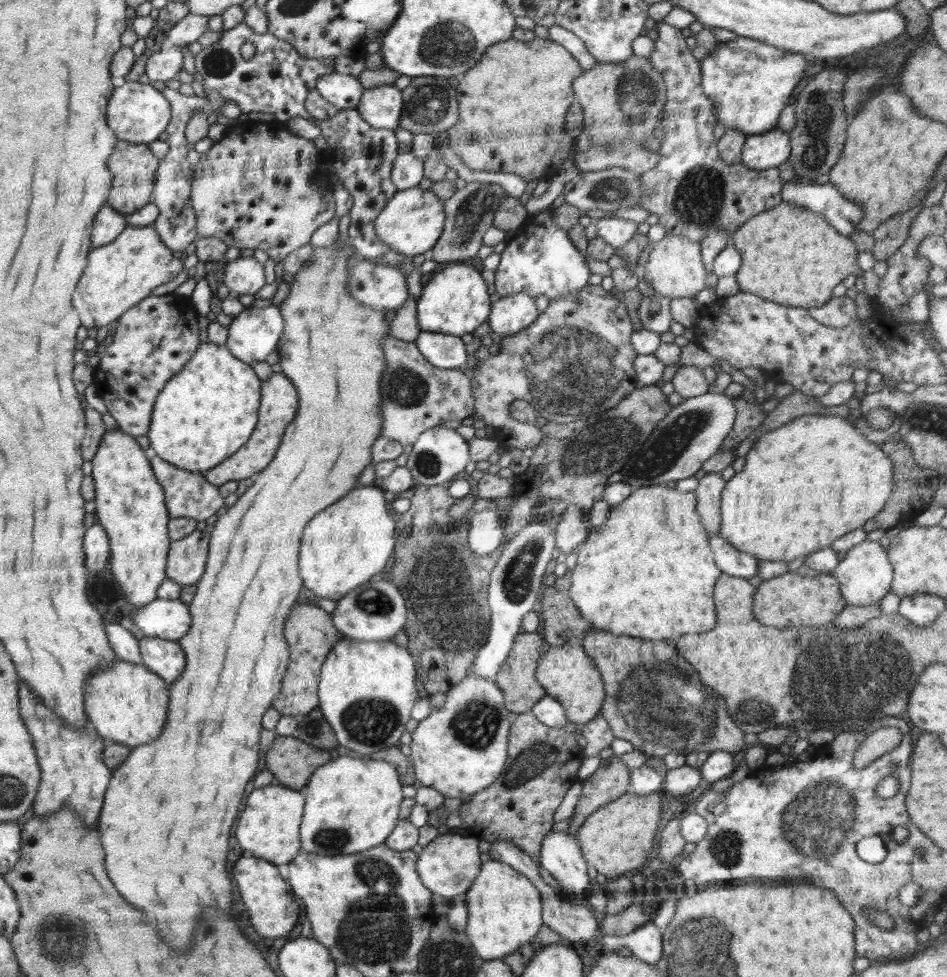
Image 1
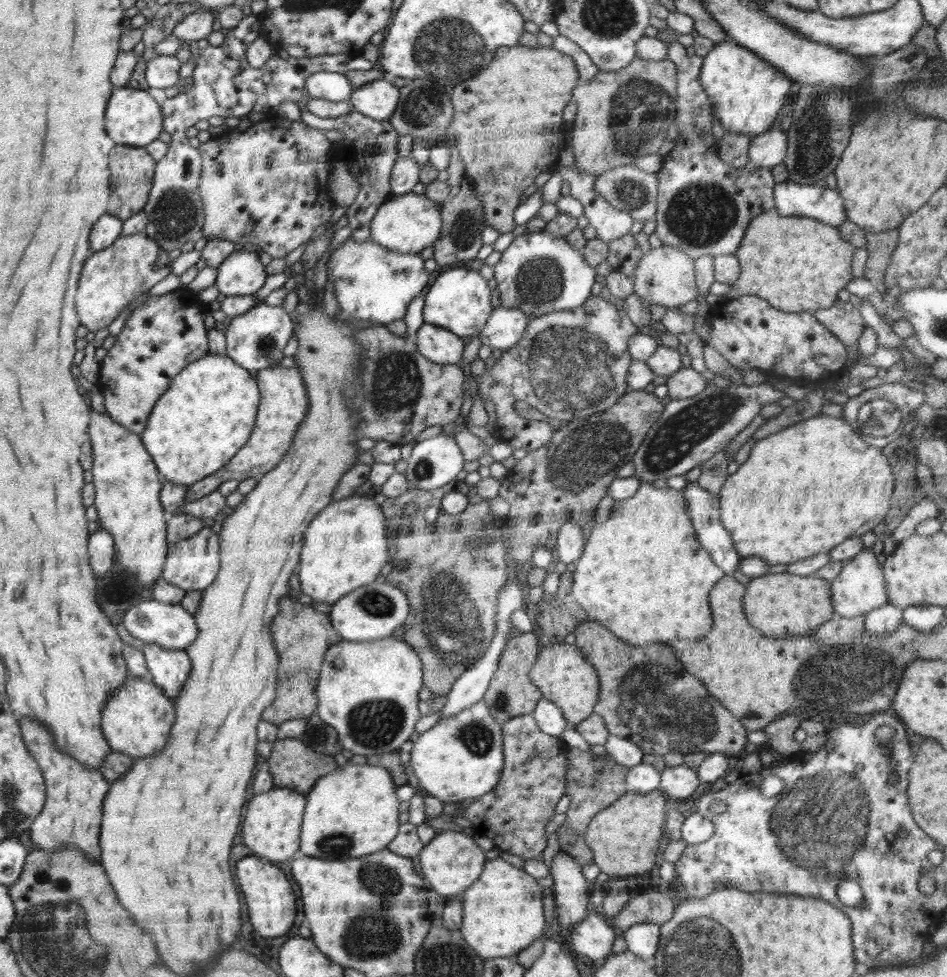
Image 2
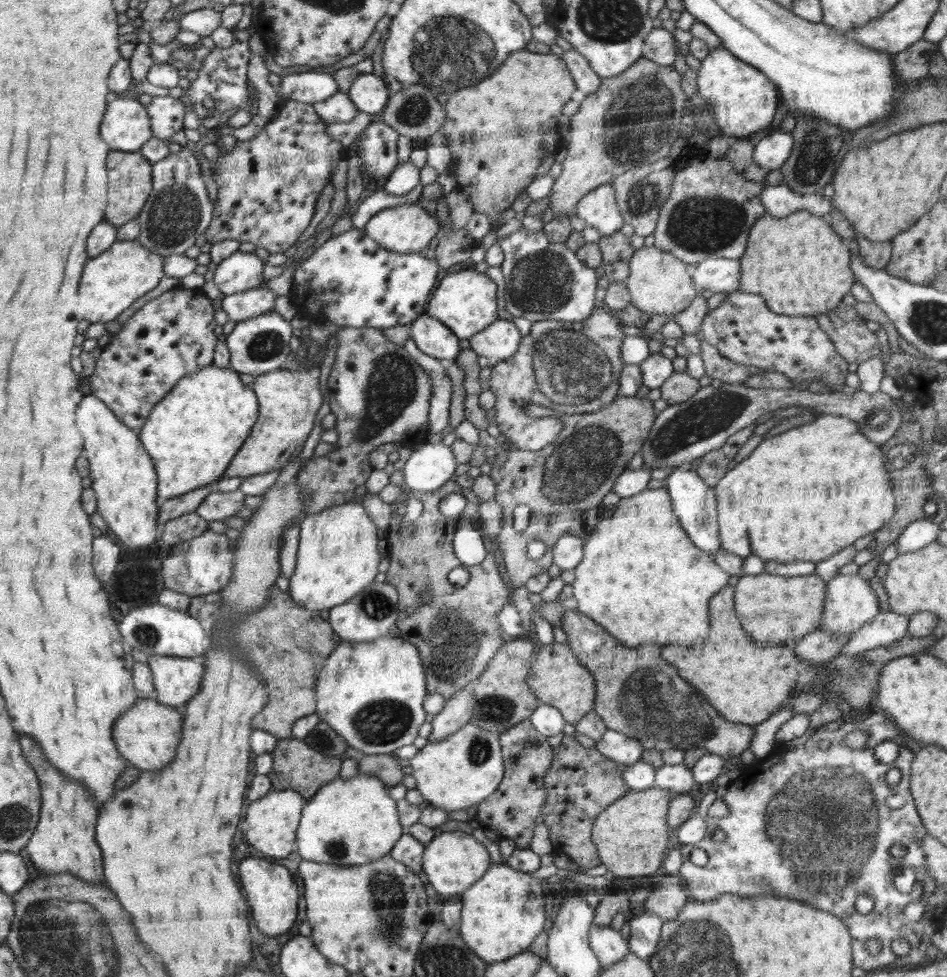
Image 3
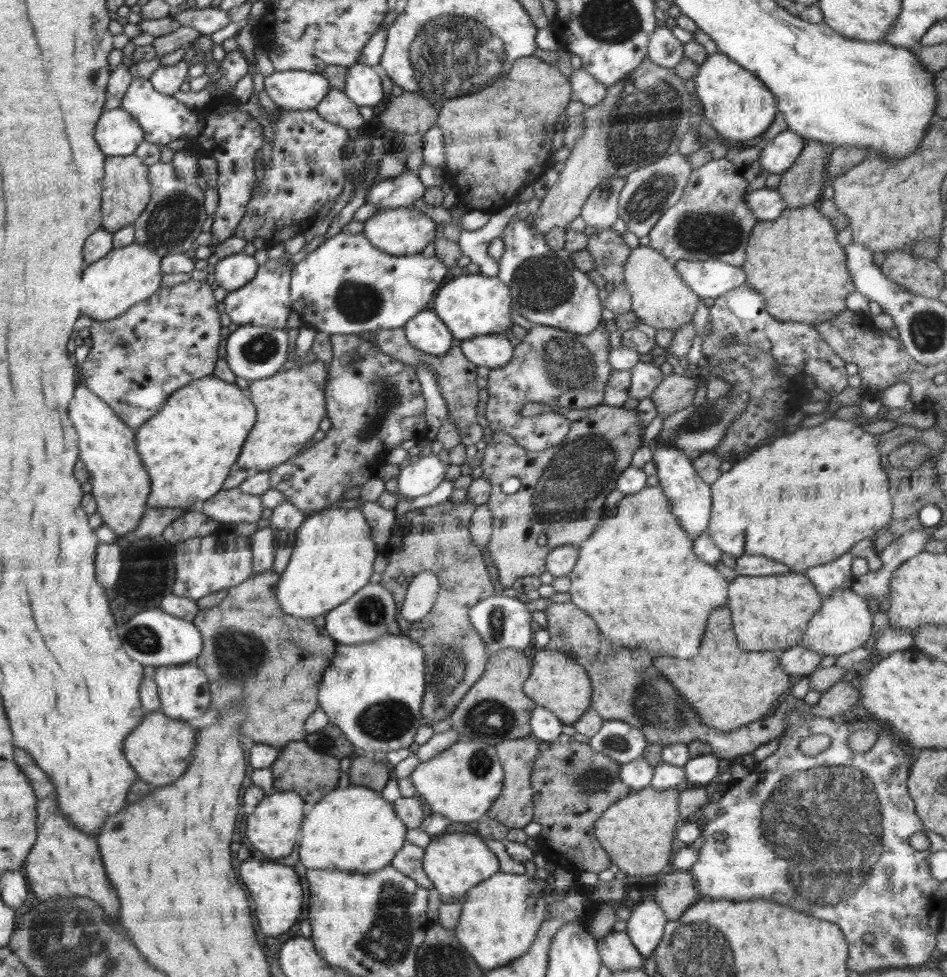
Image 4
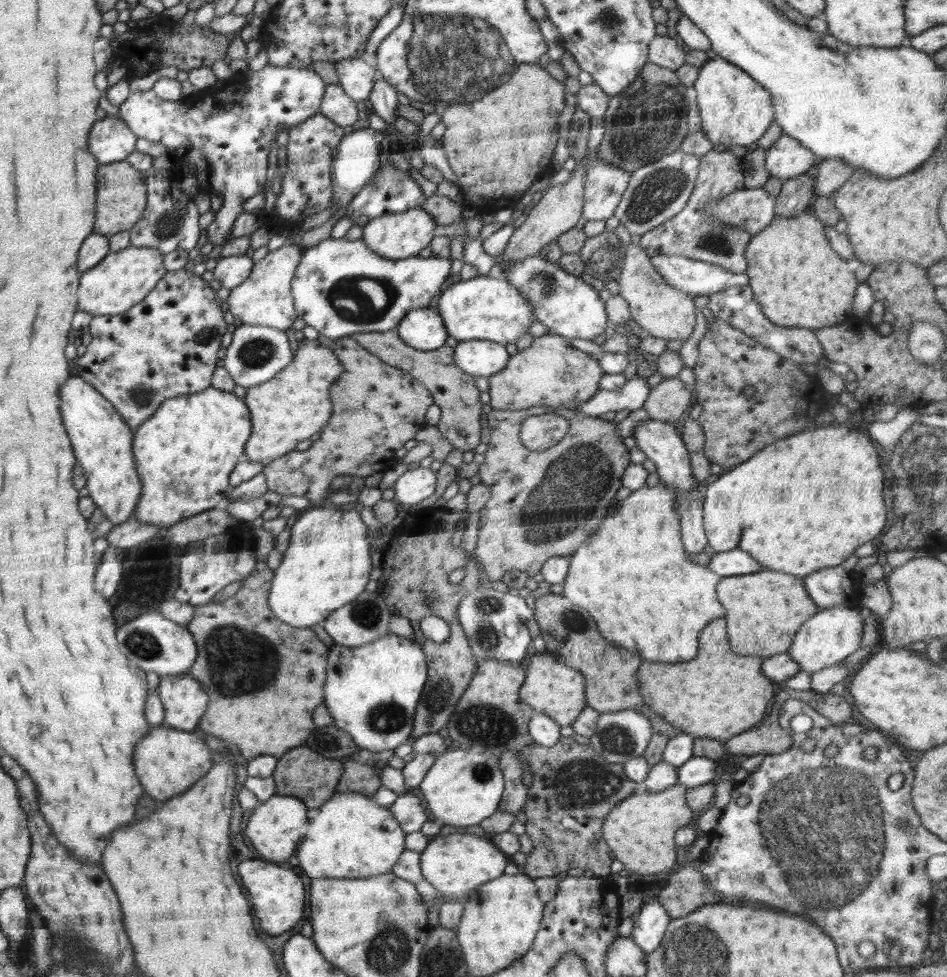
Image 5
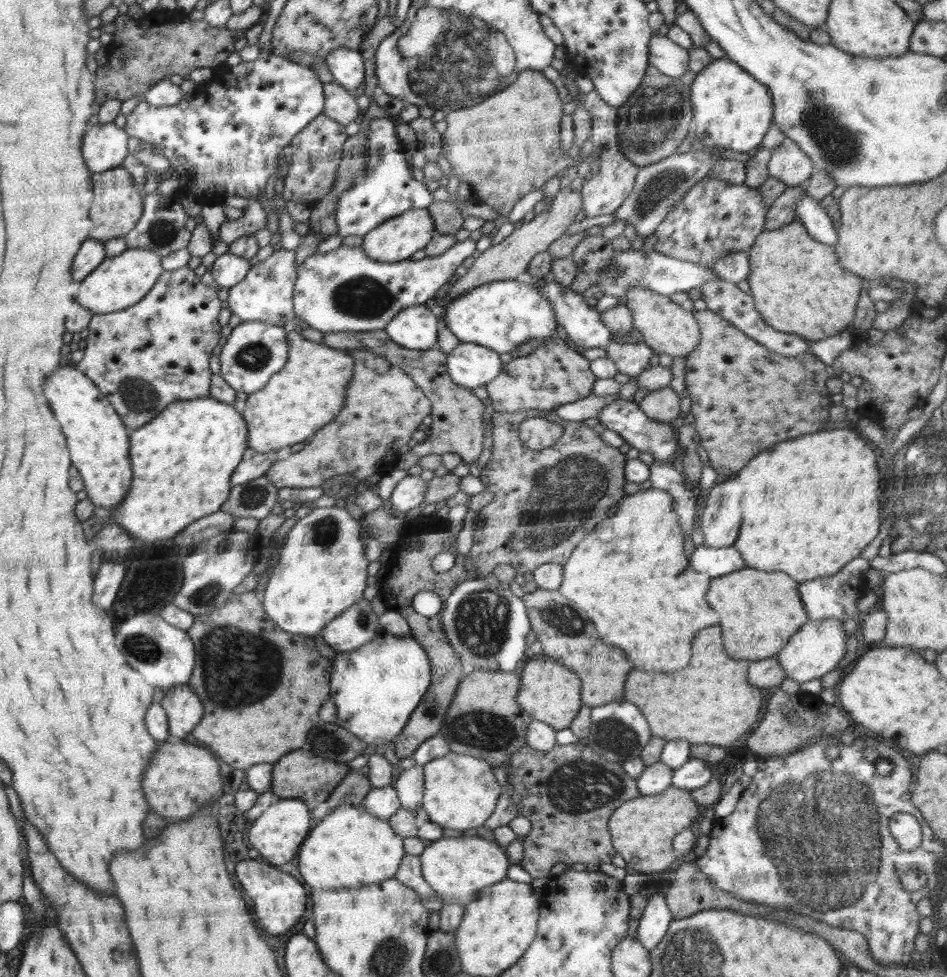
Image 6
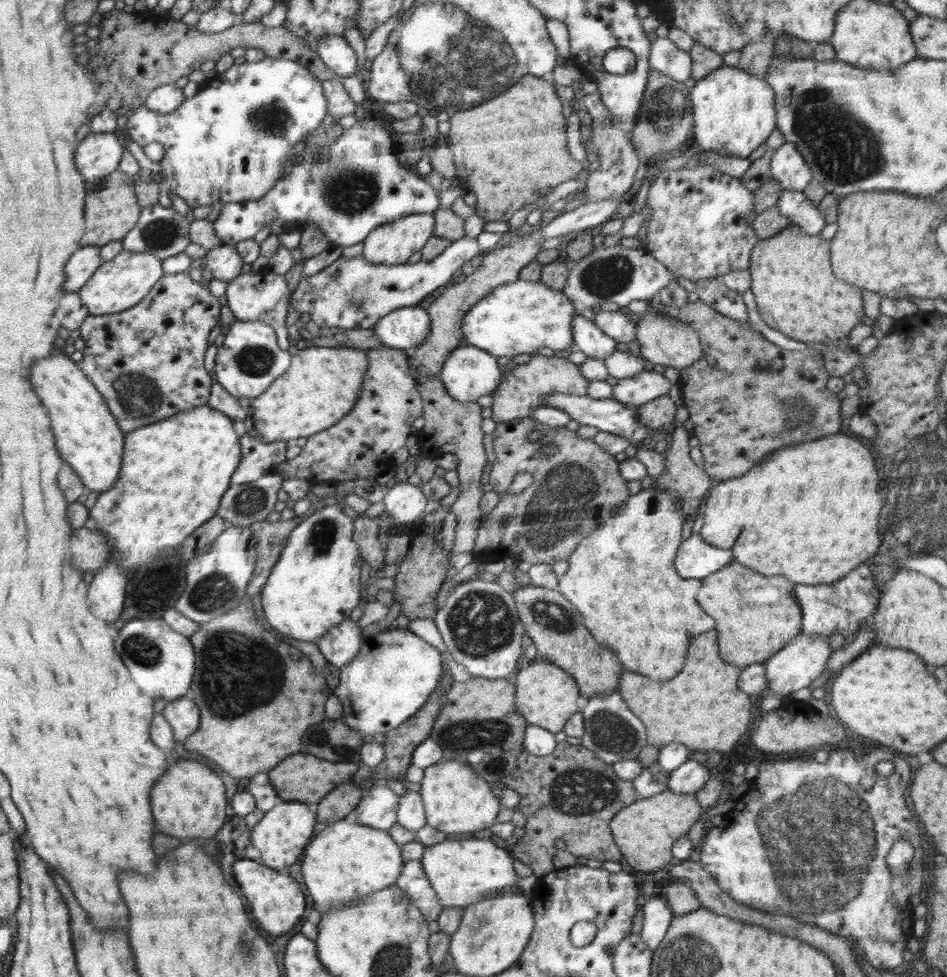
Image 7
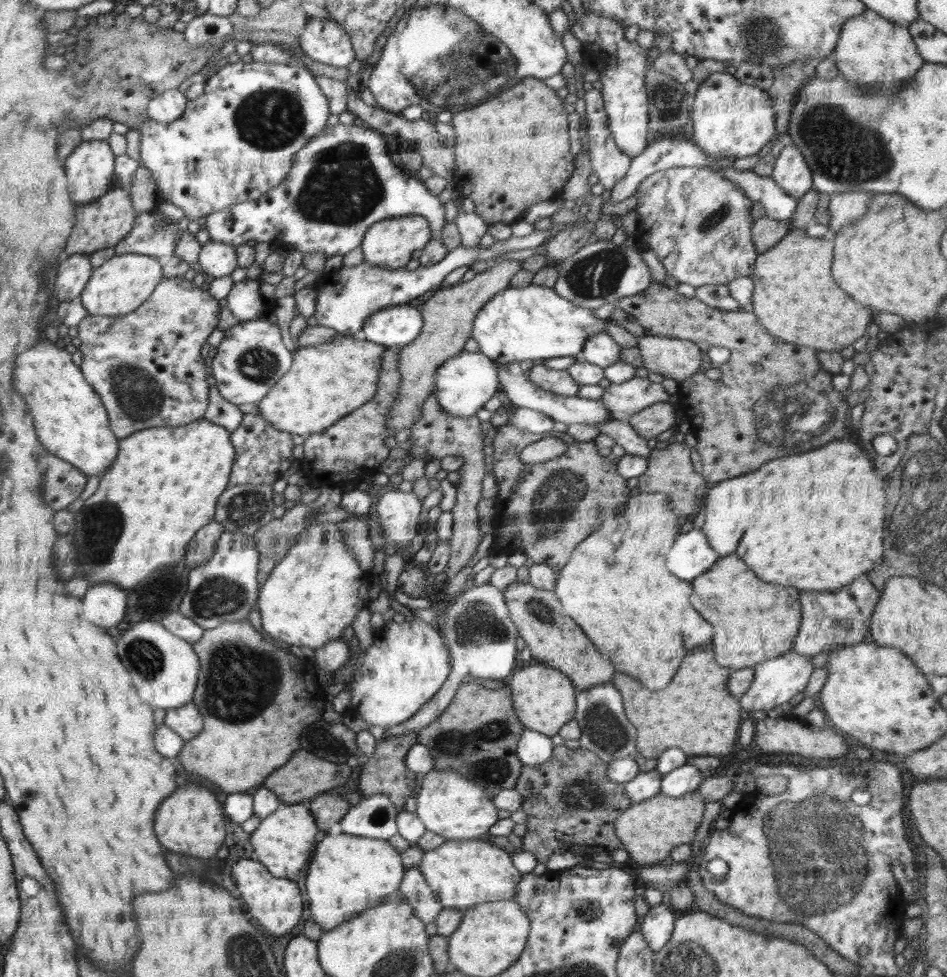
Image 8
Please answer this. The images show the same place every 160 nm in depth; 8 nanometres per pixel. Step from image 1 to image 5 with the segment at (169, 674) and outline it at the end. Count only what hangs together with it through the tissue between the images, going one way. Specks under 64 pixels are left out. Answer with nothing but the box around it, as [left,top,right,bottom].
[157,672,209,731]

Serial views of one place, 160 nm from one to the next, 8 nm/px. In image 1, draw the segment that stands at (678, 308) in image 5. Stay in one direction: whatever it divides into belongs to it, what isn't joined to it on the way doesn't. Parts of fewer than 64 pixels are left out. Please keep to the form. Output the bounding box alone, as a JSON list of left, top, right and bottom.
[639,234,709,299]

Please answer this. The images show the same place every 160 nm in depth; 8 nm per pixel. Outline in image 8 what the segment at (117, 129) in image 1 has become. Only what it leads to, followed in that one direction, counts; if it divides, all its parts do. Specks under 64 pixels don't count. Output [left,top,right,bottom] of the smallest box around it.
[64,141,115,206]

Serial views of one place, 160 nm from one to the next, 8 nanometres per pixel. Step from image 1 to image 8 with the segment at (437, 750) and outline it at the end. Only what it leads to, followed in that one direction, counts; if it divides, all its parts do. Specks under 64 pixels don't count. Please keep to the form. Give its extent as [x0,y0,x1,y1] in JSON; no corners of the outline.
[416,770,500,840]

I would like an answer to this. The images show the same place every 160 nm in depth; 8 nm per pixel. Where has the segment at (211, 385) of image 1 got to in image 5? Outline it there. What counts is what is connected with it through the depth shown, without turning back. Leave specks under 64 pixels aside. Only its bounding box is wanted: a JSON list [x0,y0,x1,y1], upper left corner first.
[134,386,252,530]

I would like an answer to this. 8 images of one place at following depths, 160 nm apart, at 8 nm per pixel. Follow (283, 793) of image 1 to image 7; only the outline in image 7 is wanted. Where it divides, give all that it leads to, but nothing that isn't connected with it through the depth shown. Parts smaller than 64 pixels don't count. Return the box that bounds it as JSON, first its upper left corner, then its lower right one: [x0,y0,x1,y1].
[250,801,314,870]

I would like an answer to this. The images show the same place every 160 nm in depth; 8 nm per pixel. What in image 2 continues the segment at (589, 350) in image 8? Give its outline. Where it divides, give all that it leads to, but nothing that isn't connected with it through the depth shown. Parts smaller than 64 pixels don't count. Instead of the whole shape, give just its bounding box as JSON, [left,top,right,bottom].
[494,230,597,316]

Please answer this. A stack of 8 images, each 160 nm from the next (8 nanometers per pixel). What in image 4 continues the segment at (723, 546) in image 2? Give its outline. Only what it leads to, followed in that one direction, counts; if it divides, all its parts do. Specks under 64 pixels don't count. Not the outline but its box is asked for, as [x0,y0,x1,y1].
[649,440,711,538]

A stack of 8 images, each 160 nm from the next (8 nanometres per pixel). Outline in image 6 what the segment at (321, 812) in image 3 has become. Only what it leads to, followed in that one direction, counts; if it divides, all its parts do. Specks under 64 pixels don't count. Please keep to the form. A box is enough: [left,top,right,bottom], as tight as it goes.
[298,804,405,890]

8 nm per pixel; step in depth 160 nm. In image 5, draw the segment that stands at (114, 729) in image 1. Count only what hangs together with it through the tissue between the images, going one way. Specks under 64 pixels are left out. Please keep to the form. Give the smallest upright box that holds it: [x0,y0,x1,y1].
[136,724,212,802]

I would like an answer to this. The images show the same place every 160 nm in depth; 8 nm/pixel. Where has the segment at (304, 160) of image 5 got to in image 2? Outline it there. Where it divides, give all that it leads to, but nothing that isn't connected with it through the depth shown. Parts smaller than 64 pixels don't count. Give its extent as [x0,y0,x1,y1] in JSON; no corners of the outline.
[199,116,332,258]

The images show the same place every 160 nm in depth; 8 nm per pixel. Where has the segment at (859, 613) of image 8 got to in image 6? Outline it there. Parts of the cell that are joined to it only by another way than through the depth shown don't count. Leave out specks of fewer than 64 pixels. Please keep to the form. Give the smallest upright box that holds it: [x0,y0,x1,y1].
[799,555,870,621]

